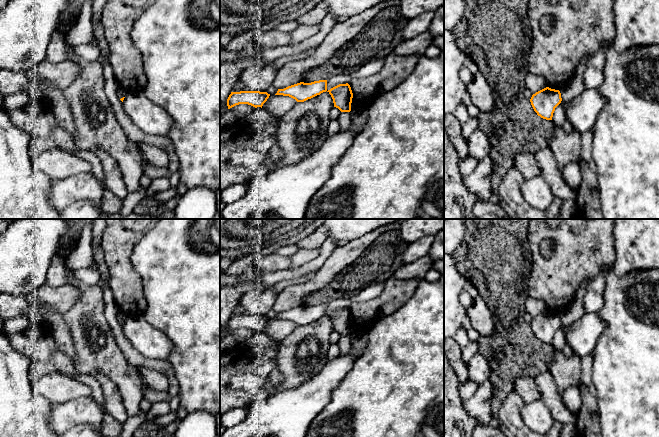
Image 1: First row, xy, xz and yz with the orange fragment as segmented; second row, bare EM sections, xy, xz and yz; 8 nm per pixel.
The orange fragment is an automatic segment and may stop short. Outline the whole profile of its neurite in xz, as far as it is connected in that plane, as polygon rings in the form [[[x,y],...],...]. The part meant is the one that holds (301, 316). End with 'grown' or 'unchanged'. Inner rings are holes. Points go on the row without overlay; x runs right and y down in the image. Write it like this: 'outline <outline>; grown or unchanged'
outline [[[327,304],[311,307],[300,306],[284,313],[278,313],[275,319],[289,320],[297,326],[304,326],[327,315]]]; unchanged

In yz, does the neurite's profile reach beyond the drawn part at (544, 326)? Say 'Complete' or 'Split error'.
Complete

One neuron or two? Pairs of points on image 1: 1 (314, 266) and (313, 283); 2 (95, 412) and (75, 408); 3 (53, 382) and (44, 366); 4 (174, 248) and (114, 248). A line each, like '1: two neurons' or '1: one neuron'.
1: two neurons
2: one neuron
3: two neurons
4: two neurons

